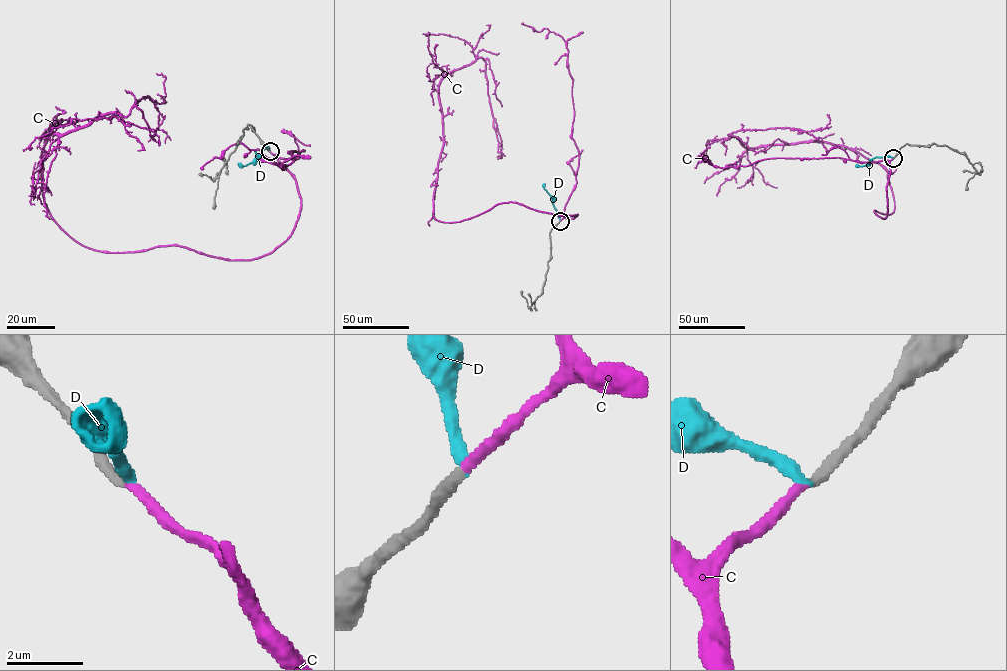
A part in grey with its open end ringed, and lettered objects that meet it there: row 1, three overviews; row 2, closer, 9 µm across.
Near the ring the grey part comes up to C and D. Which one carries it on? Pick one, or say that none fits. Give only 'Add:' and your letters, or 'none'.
Add: C

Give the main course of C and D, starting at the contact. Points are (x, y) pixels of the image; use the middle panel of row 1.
C: (560, 221), (577, 215), (510, 202), (460, 221), (433, 215), (440, 81), (479, 57), (501, 141), (497, 157)
D: (560, 221), (544, 183)

